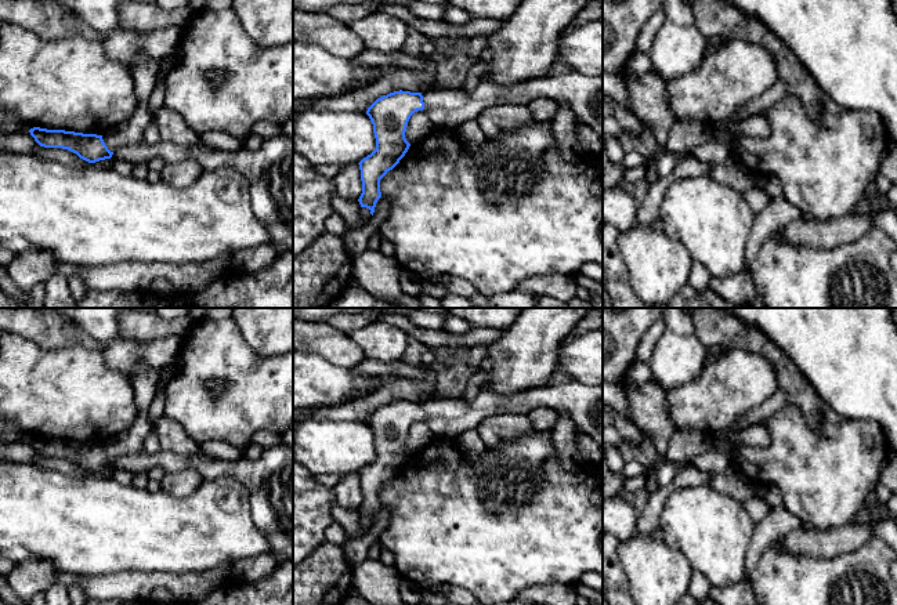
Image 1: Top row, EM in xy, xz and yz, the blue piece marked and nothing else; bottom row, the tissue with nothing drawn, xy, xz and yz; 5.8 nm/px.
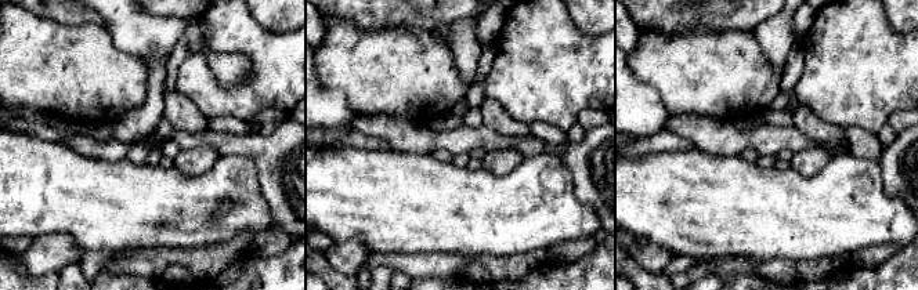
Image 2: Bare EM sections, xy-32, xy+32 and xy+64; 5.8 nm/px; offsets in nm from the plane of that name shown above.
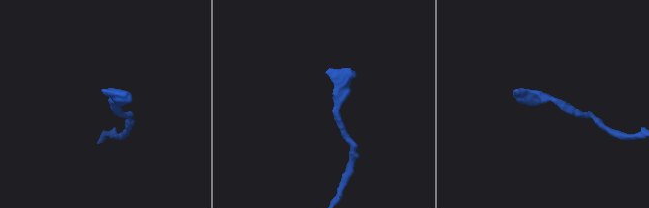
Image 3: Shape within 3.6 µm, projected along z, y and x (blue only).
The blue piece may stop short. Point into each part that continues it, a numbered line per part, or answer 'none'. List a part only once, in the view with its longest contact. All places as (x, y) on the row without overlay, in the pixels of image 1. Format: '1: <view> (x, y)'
1: xz (448, 417)

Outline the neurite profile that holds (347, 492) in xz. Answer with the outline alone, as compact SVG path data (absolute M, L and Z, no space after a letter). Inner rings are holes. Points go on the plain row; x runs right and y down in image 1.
M358 472L340 475L340 481L333 490L339 506L348 510L359 508L362 503L362 490Z

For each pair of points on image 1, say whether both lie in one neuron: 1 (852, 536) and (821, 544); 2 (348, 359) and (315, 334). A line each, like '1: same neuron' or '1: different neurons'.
1: same neuron
2: same neuron

